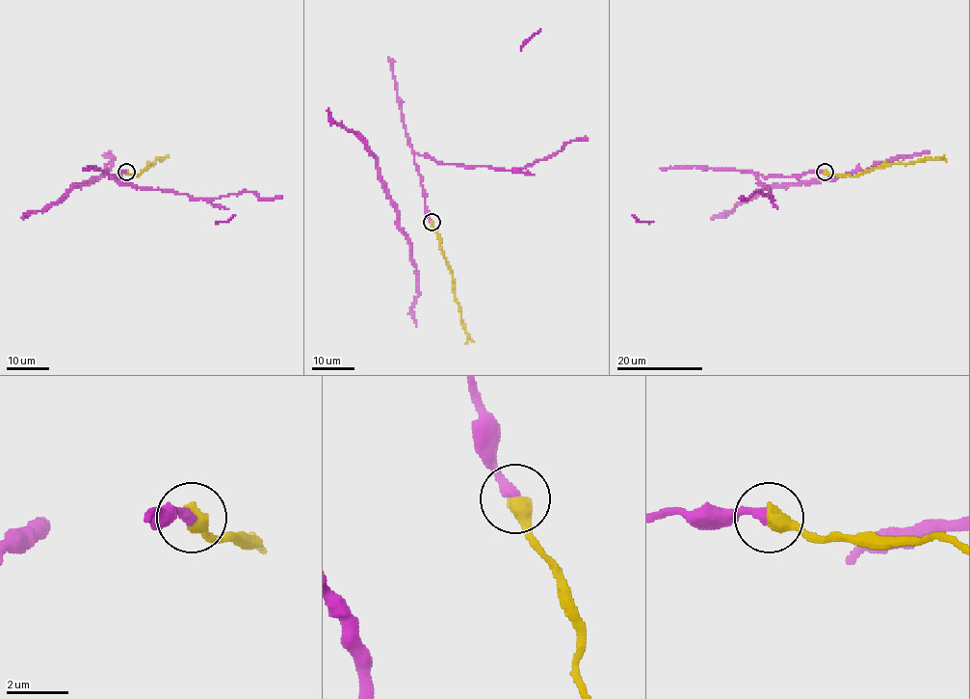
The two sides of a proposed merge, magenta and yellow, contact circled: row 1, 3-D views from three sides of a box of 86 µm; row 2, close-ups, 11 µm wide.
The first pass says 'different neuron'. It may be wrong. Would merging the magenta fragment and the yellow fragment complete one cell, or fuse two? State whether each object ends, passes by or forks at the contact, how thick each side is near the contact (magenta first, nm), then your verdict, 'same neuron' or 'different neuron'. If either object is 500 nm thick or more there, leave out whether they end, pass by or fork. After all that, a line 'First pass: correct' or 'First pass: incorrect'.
320 nm thick on the magenta side, 550 nm on the other; same neuron
First pass: incorrect

